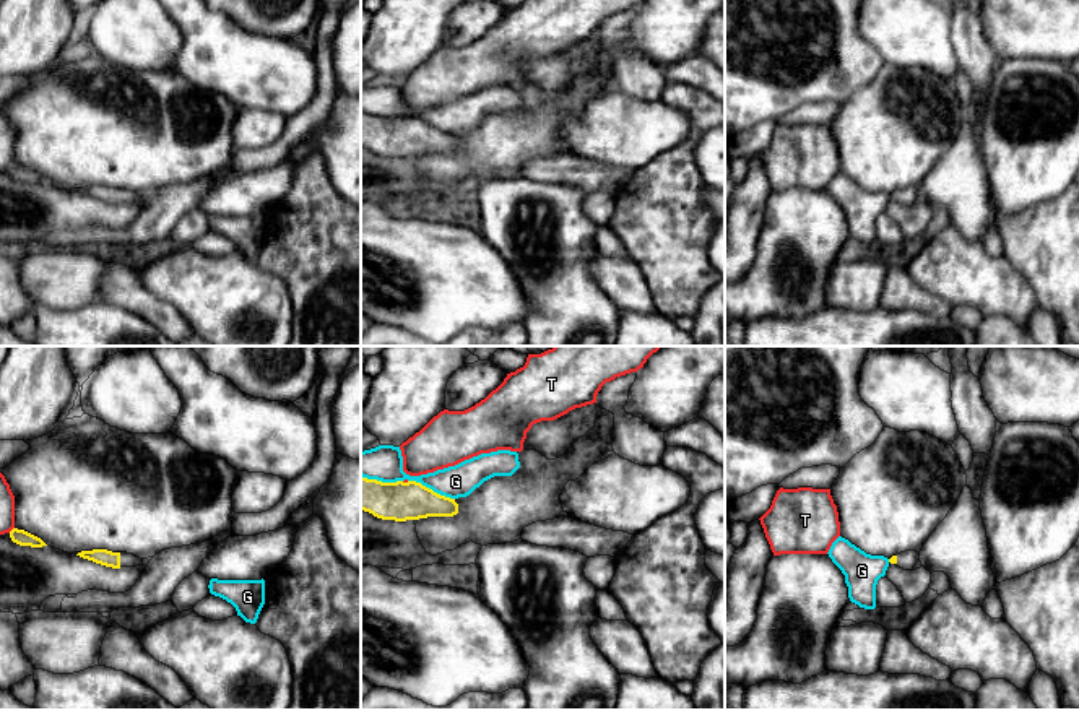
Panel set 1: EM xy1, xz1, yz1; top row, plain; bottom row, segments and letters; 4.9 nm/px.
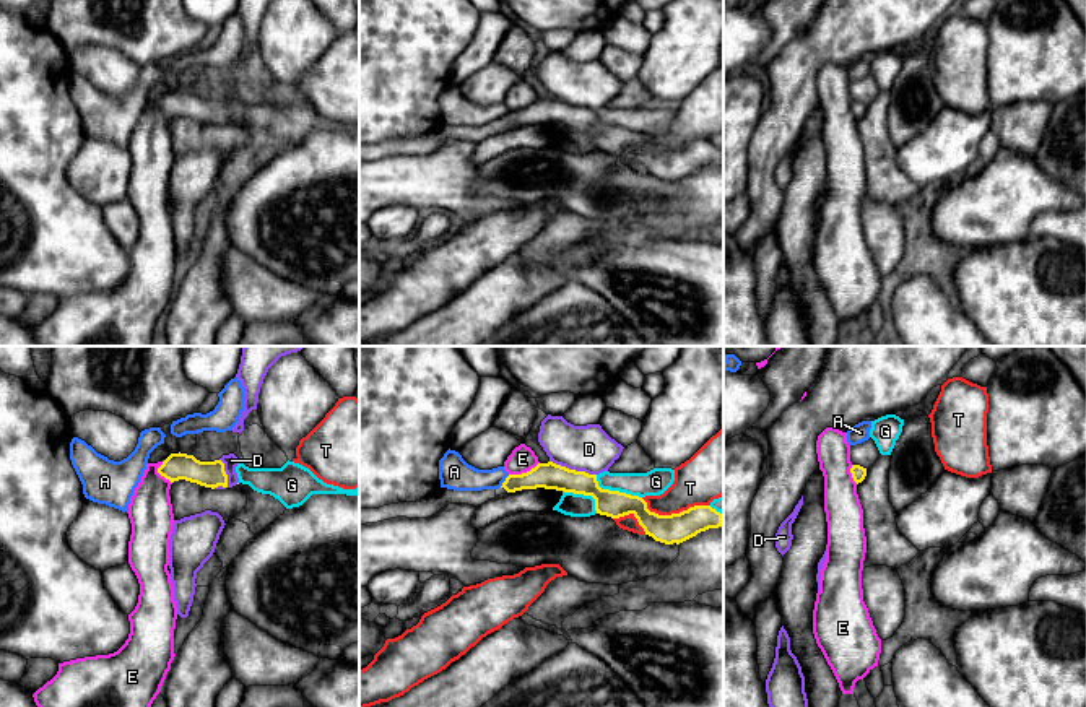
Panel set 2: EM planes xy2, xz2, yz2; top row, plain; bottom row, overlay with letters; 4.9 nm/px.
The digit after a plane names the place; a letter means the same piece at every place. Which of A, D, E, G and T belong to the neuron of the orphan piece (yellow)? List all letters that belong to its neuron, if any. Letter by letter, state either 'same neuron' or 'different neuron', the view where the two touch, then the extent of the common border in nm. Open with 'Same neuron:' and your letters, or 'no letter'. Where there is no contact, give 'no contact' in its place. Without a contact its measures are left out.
Same neuron: no letter
A: different neuron; meets yellow in xz2; contact 80 nm long
D: different neuron; meets yellow in xz2; contact 240 nm long
E: different neuron; meets yellow in xz2; contact 170 nm long
G: different neuron; meets yellow in xz2; contact 260 nm long
T: different neuron; meets yellow in xz2; contact 340 nm long

